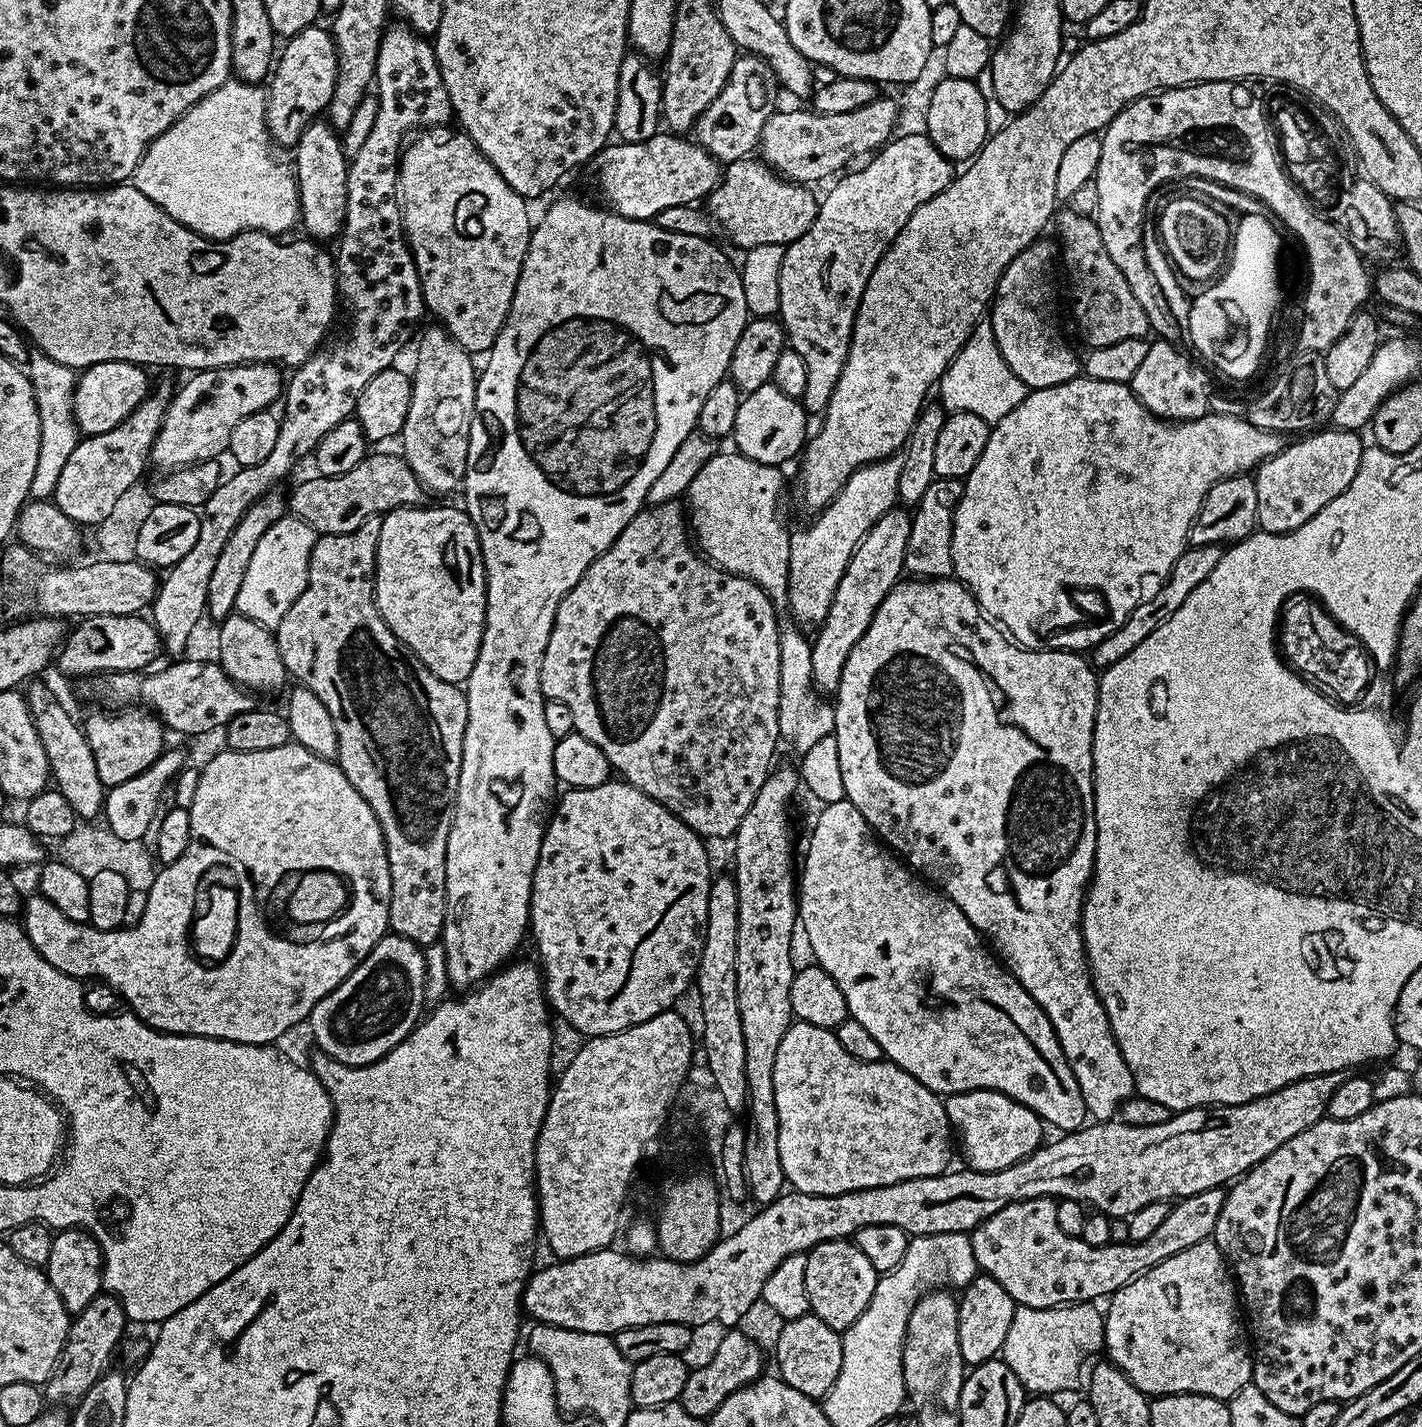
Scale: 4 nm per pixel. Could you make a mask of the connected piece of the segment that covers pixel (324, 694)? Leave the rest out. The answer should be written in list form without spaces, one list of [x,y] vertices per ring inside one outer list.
[[[371,516],[358,530],[338,534],[337,536],[321,535],[316,541],[314,550],[310,554],[308,563],[308,581],[306,590],[298,594],[294,606],[286,610],[286,618],[276,629],[276,645],[282,654],[285,673],[296,679],[297,685],[314,690],[330,710],[330,718],[334,718],[334,730],[338,734],[338,750],[336,760],[340,769],[346,774],[346,778],[362,794],[362,798],[374,810],[374,814],[380,823],[380,829],[384,835],[384,845],[388,855],[390,866],[390,914],[388,915],[388,927],[393,933],[410,942],[427,946],[435,944],[441,939],[444,931],[444,915],[446,914],[446,838],[452,833],[452,808],[456,804],[456,791],[458,790],[458,778],[462,766],[462,750],[464,749],[464,735],[466,734],[466,722],[468,721],[468,697],[457,685],[446,682],[430,671],[411,650],[403,644],[398,637],[386,626],[382,614],[376,605],[376,551],[378,550],[378,534],[380,533],[381,517]]]

